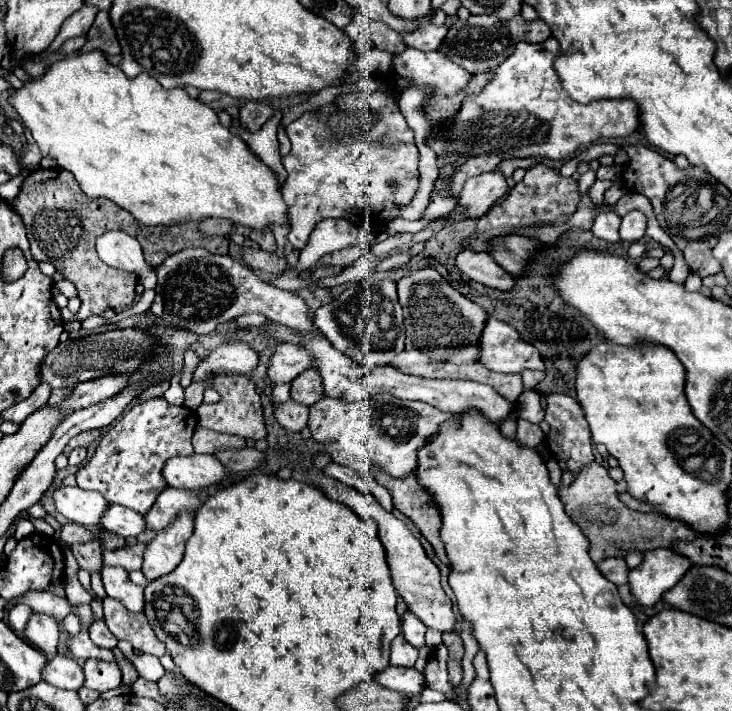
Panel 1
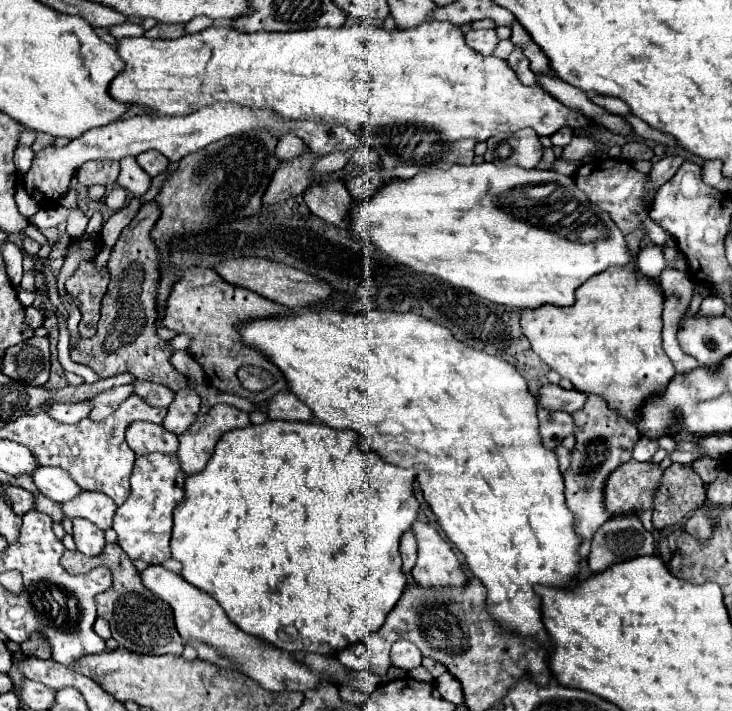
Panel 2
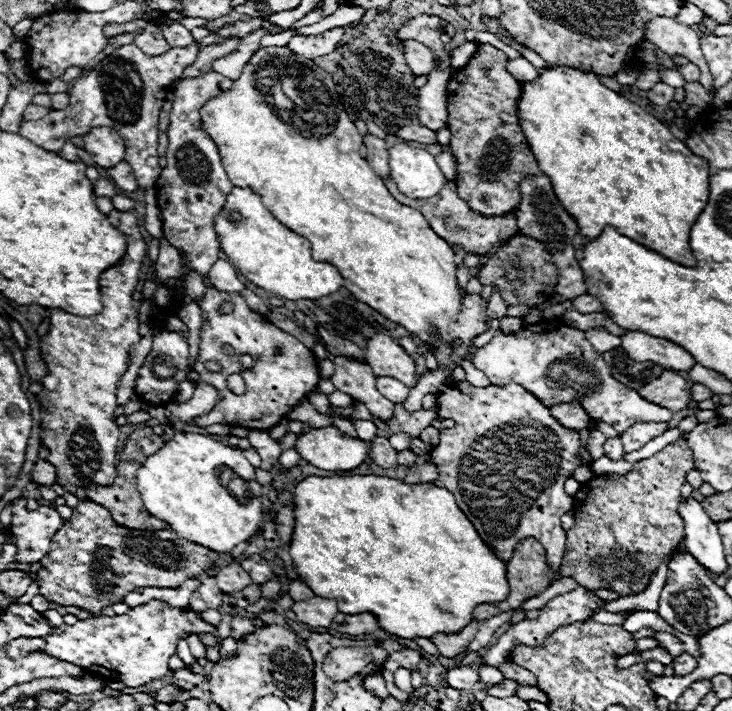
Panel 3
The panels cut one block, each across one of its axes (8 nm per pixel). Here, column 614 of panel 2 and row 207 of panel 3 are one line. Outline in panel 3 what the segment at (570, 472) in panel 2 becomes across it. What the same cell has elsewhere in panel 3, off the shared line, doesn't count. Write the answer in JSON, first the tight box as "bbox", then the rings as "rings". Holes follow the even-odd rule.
{"bbox":[384,178,518,256],"rings":[[[384,178],[384,184],[388,188],[388,192],[392,192],[392,196],[406,204],[406,206],[412,206],[416,210],[420,210],[424,214],[424,218],[428,220],[428,224],[432,226],[432,230],[442,236],[450,246],[462,246],[468,254],[480,254],[480,256],[486,256],[494,250],[494,246],[498,244],[504,244],[508,242],[512,236],[518,234],[518,226],[516,226],[516,216],[510,212],[510,214],[502,214],[502,216],[494,216],[494,218],[482,218],[478,214],[474,214],[468,204],[458,196],[456,192],[456,184],[454,182],[446,182],[442,192],[428,198],[428,200],[414,200],[414,198],[408,198],[404,194],[398,192],[396,184],[390,180],[390,178]]]}

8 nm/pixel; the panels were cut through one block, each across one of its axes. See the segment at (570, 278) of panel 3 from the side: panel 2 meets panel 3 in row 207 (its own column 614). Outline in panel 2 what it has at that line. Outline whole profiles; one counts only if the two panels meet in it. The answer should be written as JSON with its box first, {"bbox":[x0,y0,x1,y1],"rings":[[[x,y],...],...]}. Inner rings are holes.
{"bbox":[588,514,654,572],"rings":[[[636,514],[610,518],[596,530],[592,538],[592,548],[588,556],[590,570],[602,572],[614,562],[630,560],[642,554],[654,554],[654,540],[652,536],[642,538],[642,522]]]}

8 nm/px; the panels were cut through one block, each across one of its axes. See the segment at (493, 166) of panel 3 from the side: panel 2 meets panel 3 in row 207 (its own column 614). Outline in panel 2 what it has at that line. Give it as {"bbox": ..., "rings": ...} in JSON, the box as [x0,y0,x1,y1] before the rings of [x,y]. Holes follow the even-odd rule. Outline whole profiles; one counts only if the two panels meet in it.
{"bbox":[604,460,662,516],"rings":[[[630,460],[618,466],[604,484],[604,504],[610,516],[654,510],[654,498],[662,480],[662,468],[656,462]]]}

